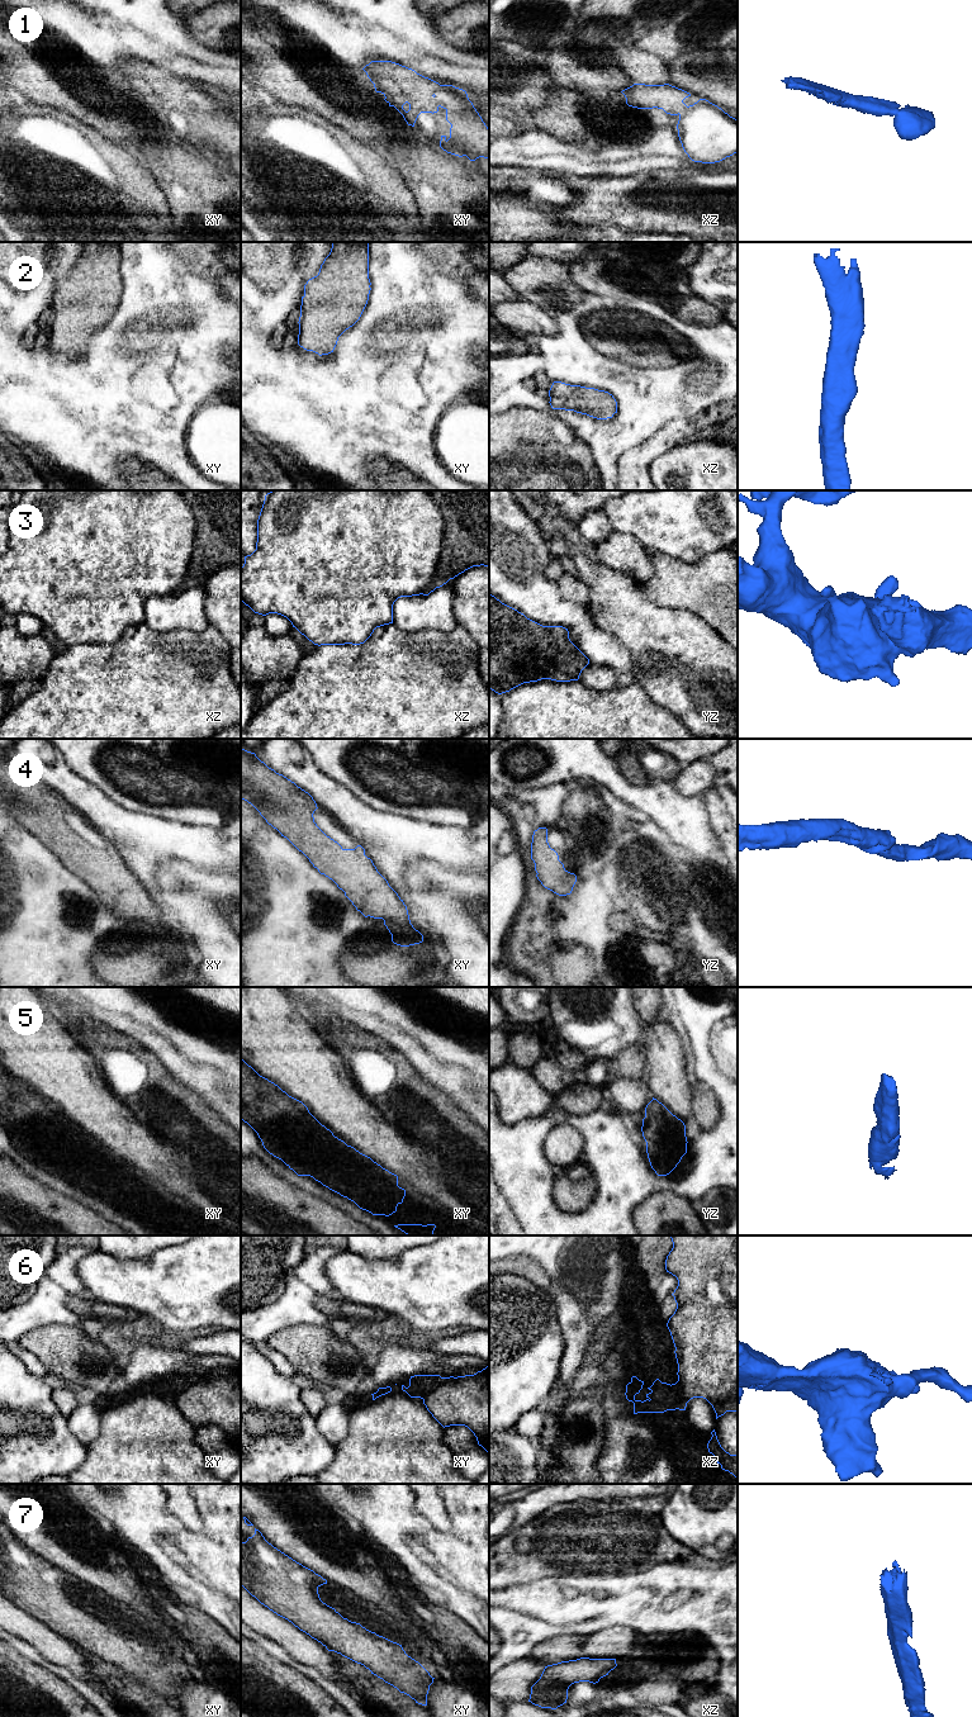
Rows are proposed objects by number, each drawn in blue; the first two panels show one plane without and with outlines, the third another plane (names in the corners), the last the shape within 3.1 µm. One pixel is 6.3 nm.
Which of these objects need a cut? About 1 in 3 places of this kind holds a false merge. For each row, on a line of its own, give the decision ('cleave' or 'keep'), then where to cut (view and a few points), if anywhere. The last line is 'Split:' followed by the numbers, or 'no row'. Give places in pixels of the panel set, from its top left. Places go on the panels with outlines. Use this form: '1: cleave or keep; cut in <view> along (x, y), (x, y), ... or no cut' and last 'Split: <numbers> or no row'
1: keep; no cut
2: keep; no cut
3: cleave; cut in xz along (428, 491), (444, 521), (444, 537), (434, 577), (421, 593)
4: keep; no cut
5: keep; no cut
6: cleave; cut in xz along (676, 1383), (682, 1397), (682, 1404), (678, 1408)
7: keep; no cut
Split: 3, 6

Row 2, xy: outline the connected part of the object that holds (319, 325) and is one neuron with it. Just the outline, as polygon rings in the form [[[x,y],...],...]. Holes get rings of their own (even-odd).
[[[333,242],[317,276],[304,285],[298,345],[322,355],[333,352],[338,337],[361,317],[370,294],[369,242]]]

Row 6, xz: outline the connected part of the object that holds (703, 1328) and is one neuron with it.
[[[670,1235],[673,1248],[667,1256],[665,1270],[678,1280],[678,1286],[672,1294],[677,1303],[674,1314],[669,1318],[667,1327],[670,1332],[678,1363],[678,1381],[683,1396],[683,1404],[678,1408],[686,1410],[687,1403],[693,1398],[706,1399],[716,1413],[716,1419],[726,1412],[738,1412],[738,1235]]]

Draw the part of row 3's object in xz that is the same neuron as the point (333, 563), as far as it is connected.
[[[271,490],[265,495],[265,501],[257,520],[257,542],[256,550],[245,556],[245,564],[241,568],[241,602],[248,606],[255,613],[266,616],[269,613],[278,613],[286,617],[293,627],[295,627],[302,635],[304,635],[314,645],[360,645],[364,644],[374,632],[376,627],[393,623],[393,604],[400,597],[419,596],[433,578],[437,561],[440,559],[442,539],[444,539],[445,521],[442,514],[431,497],[428,490]]]

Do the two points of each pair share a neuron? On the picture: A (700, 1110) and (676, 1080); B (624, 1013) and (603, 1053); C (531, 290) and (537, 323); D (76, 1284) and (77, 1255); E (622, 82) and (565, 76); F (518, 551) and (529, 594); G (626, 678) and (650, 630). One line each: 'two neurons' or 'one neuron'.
A: two neurons
B: one neuron
C: two neurons
D: one neuron
E: one neuron
F: one neuron
G: two neurons

